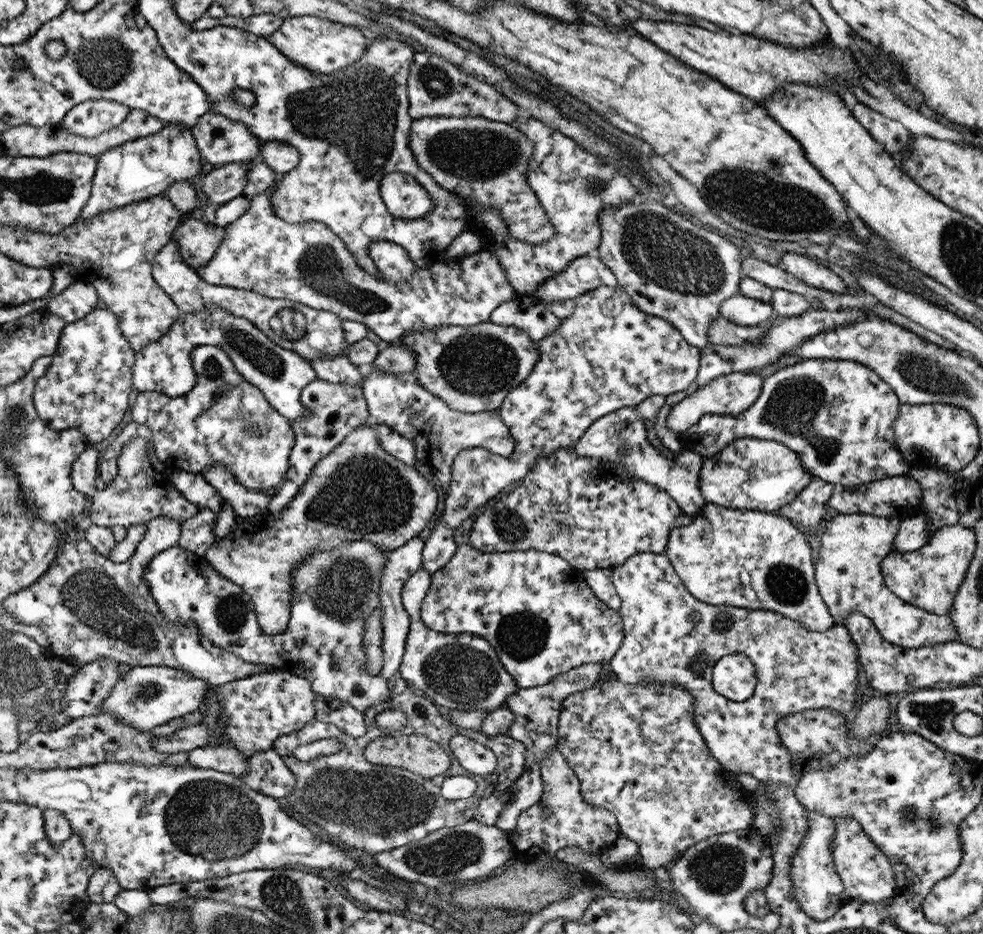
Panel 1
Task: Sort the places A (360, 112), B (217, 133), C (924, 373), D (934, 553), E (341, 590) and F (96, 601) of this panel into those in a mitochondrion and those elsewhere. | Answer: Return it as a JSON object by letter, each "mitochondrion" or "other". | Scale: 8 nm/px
{"A":"mitochondrion","B":"other","C":"mitochondrion","D":"other","E":"mitochondrion","F":"mitochondrion"}

